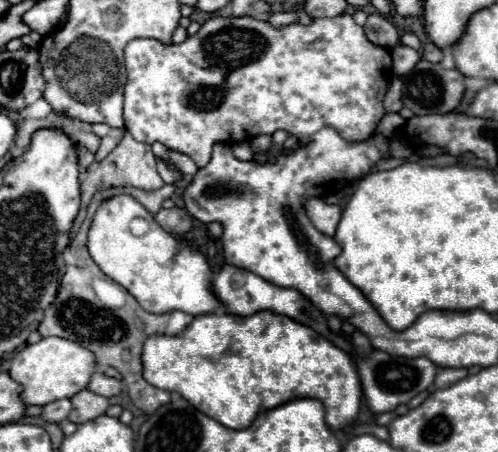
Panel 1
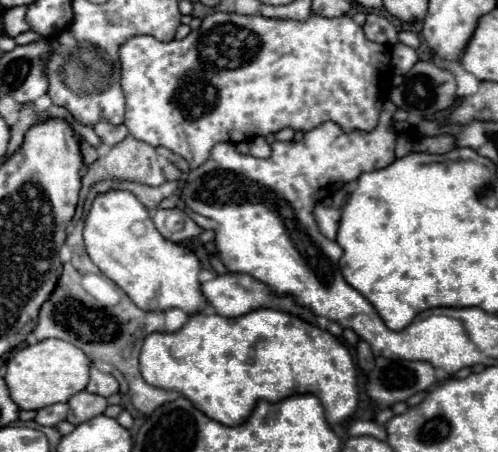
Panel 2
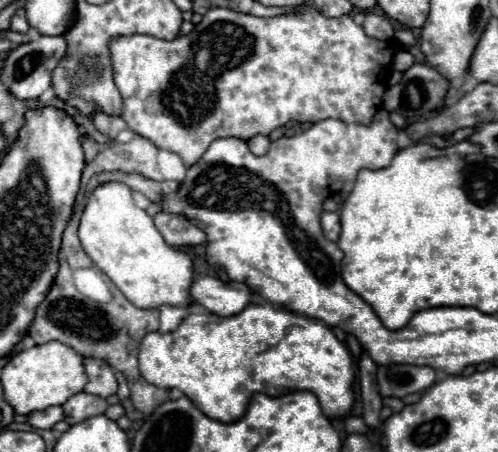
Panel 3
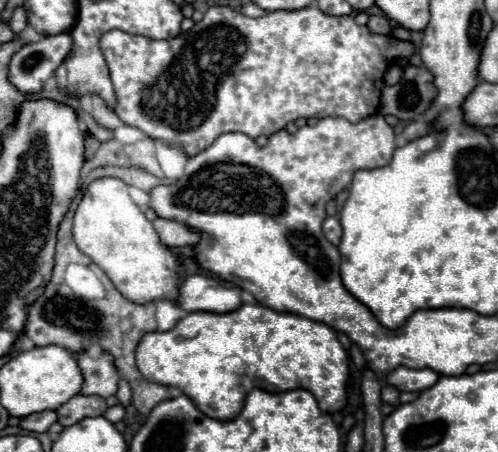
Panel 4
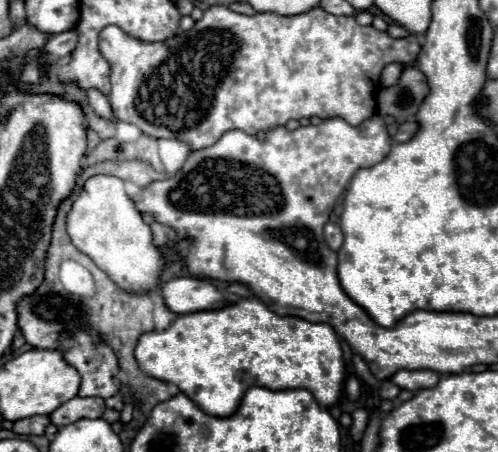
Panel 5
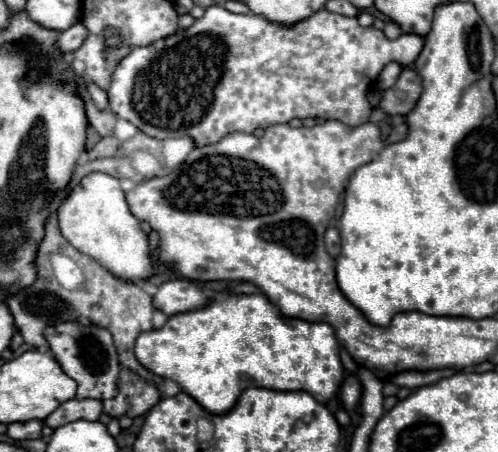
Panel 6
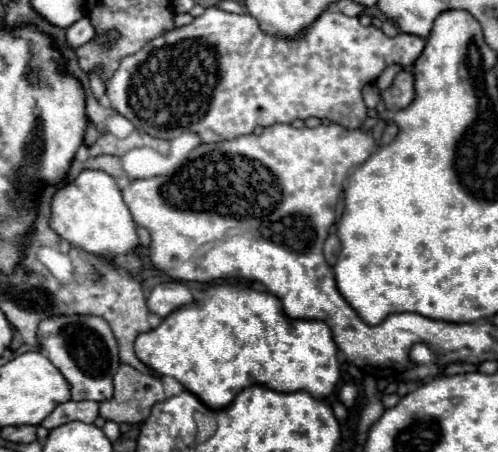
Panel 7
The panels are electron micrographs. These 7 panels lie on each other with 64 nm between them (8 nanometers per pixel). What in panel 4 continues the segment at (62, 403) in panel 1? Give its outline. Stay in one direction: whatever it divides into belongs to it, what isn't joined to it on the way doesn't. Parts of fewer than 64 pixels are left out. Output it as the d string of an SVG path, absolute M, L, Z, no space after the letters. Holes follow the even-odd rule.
M40 412L40 414L32 414L20 420L20 428L28 430L28 432L46 432L52 424L56 422L56 412Z

